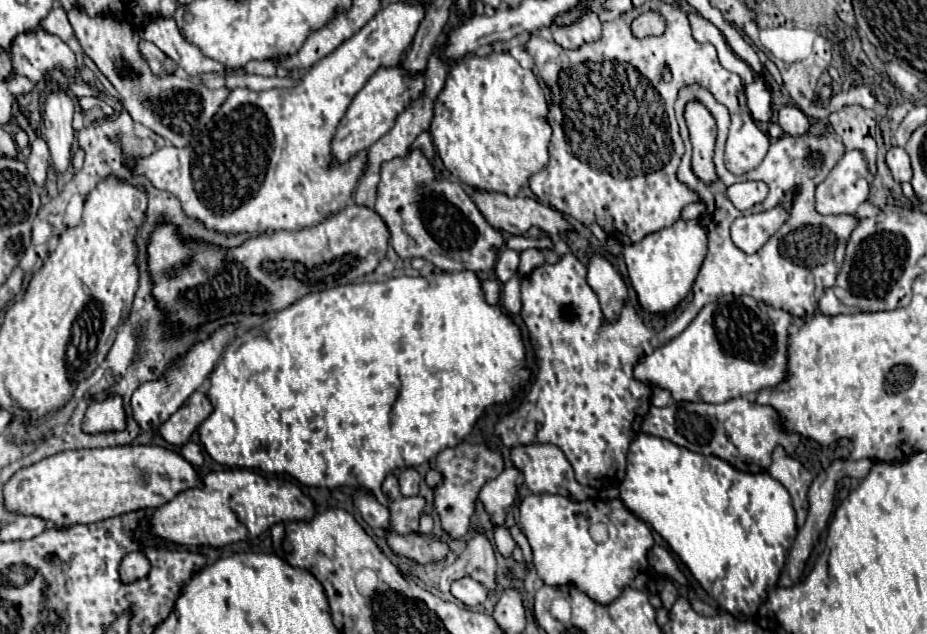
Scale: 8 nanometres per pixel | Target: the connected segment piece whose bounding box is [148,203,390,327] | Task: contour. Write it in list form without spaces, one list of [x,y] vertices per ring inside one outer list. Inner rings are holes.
[[[348,205],[334,213],[326,221],[306,227],[300,231],[278,231],[272,235],[262,235],[246,241],[236,249],[218,249],[202,243],[182,243],[174,225],[160,225],[150,239],[148,247],[148,269],[154,279],[152,293],[162,309],[168,311],[170,321],[180,321],[182,327],[198,327],[204,321],[222,319],[230,313],[262,313],[280,311],[300,299],[302,295],[324,291],[326,287],[338,287],[342,283],[352,283],[354,279],[372,273],[378,263],[386,257],[390,241],[390,231],[382,217],[362,205]]]

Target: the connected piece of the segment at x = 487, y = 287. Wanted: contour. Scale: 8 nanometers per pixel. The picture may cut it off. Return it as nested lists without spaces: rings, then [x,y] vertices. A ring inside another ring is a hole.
[[[484,279],[482,281],[482,289],[484,289],[484,297],[486,297],[486,303],[490,303],[490,305],[498,305],[498,301],[500,301],[500,285],[498,285],[498,281],[494,279]]]

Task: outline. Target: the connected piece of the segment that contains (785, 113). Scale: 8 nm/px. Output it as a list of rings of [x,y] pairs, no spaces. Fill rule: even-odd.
[[[782,107],[778,113],[778,125],[788,135],[806,135],[810,131],[810,119],[798,107]]]

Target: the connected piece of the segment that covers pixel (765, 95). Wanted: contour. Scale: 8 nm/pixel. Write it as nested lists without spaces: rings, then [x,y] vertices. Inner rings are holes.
[[[762,77],[746,87],[746,97],[748,97],[748,109],[752,117],[760,123],[770,123],[772,99],[770,99],[770,89]]]

